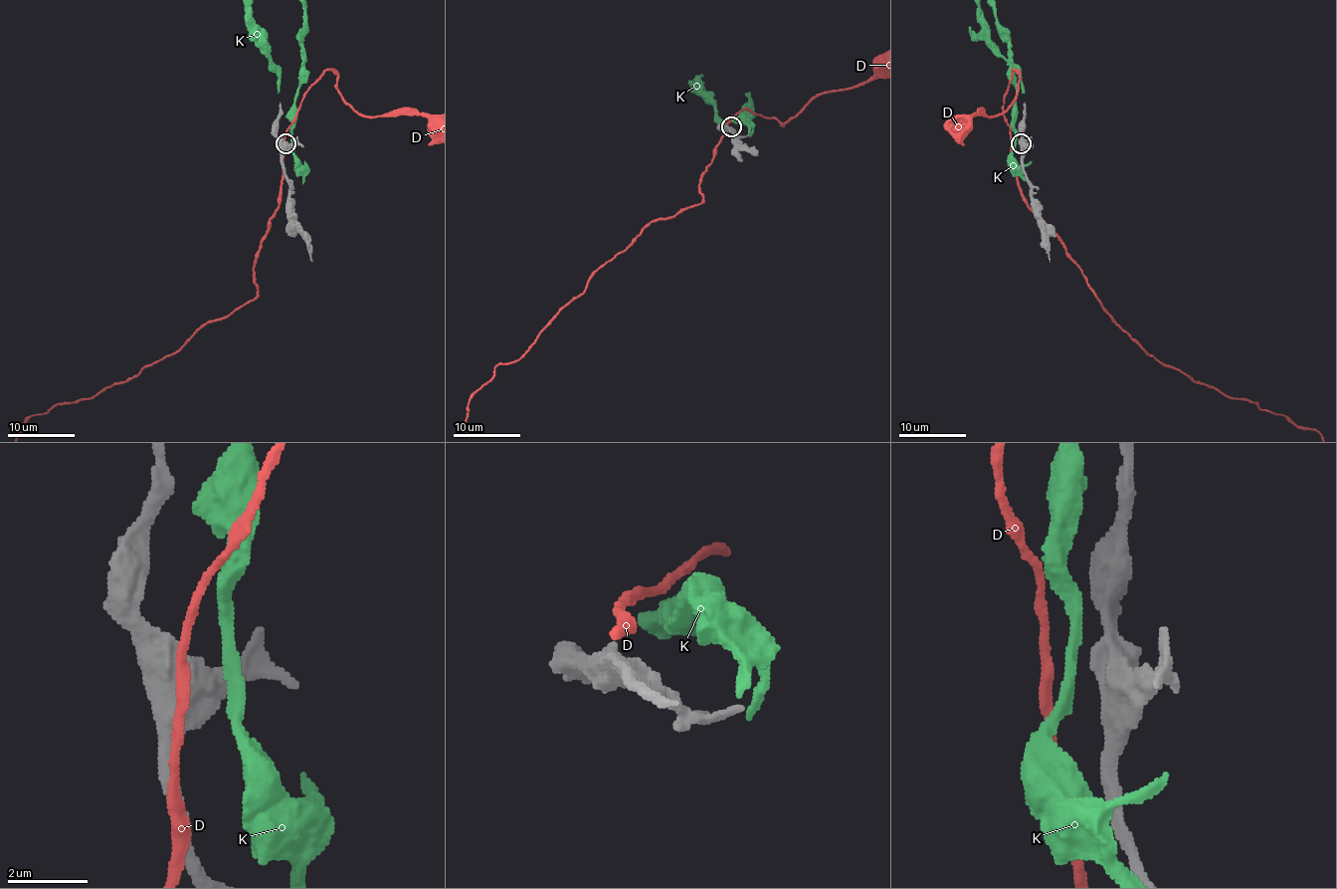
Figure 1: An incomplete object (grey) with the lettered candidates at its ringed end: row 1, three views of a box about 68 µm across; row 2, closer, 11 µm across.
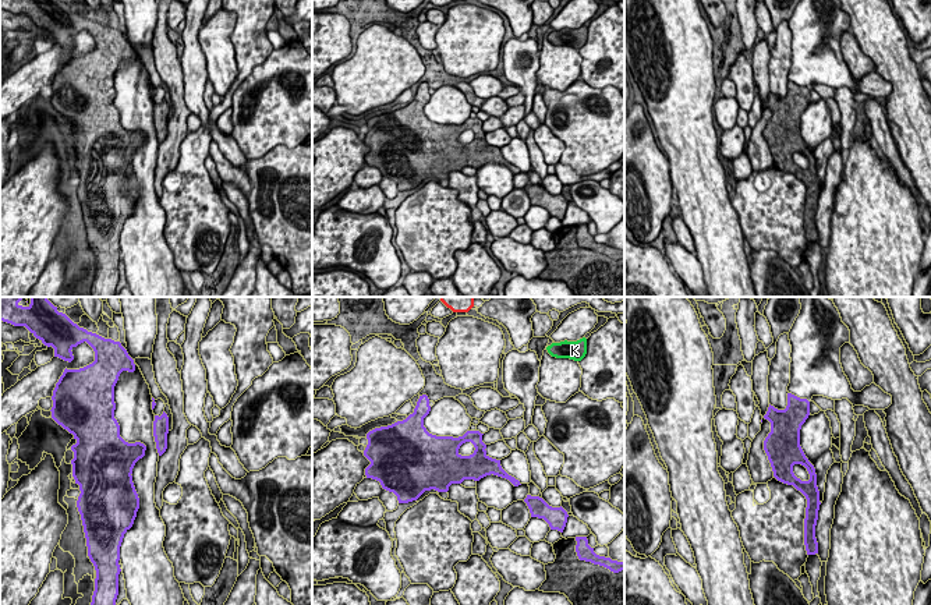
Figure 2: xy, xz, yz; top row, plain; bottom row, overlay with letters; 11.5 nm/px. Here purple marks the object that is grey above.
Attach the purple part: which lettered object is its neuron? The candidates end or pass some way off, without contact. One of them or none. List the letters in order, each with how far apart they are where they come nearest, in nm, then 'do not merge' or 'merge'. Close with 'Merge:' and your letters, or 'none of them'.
D: gap 1000 nm; do not merge
K: gap 1200 nm; merge
Merge: K

